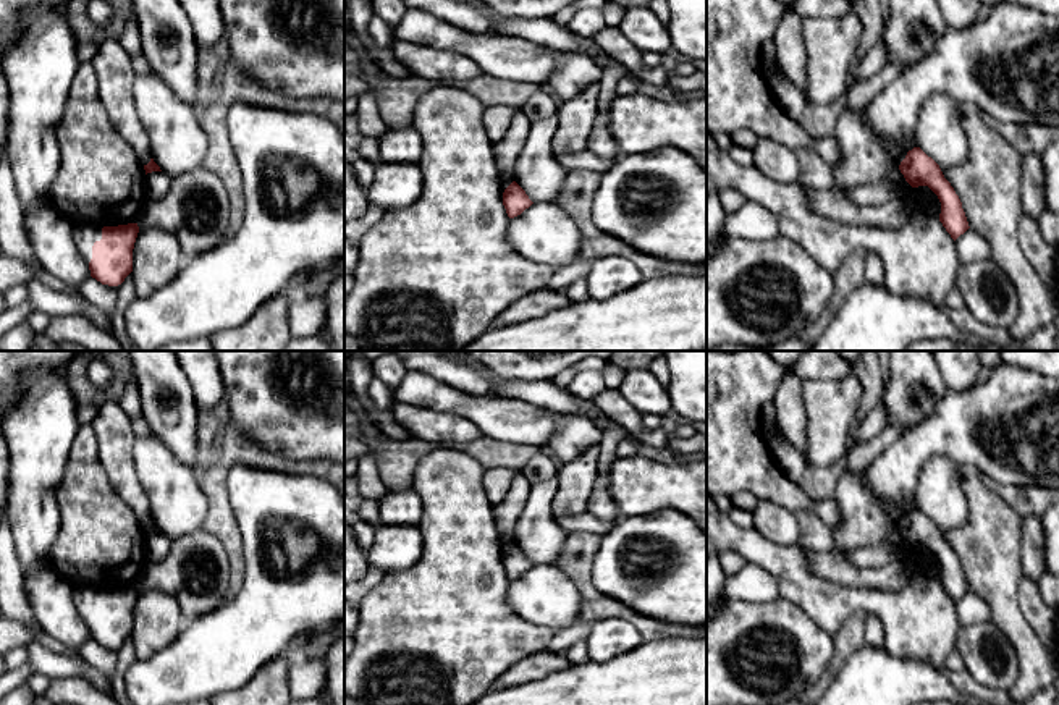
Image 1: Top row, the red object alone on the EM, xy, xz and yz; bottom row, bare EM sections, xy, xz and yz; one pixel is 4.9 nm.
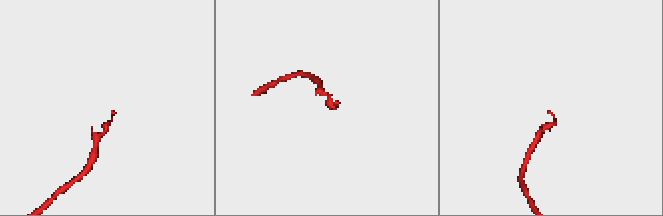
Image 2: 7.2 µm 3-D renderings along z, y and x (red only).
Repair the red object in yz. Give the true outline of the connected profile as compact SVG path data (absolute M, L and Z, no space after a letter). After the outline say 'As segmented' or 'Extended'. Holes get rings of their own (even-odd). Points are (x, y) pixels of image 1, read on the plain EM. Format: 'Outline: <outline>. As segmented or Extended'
Outline: M920 509L907 514L899 532L912 550L928 548L938 558L941 564L939 584L954 603L970 590L954 550L944 540L939 527Z. As segmented

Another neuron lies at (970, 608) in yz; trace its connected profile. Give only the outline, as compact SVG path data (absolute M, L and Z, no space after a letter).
M968 590L960 597L954 608L957 611L960 626L986 624L991 618L991 610L988 603L973 590Z

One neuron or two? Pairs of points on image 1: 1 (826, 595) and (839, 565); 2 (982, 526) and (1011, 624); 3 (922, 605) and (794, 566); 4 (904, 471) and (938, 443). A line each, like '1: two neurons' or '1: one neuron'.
1: two neurons
2: one neuron
3: one neuron
4: one neuron

